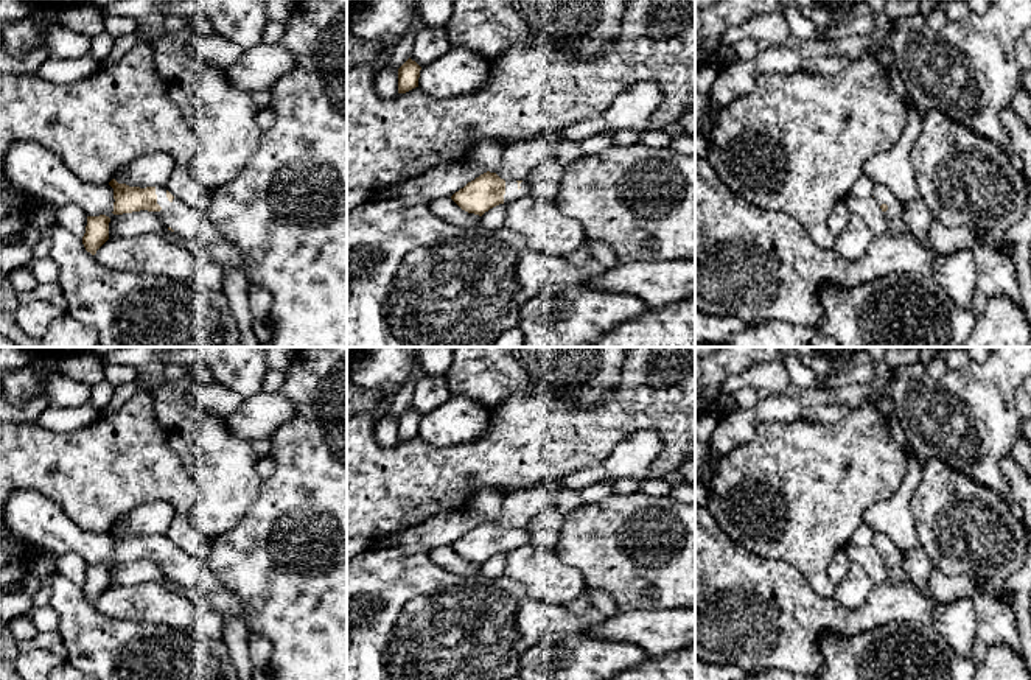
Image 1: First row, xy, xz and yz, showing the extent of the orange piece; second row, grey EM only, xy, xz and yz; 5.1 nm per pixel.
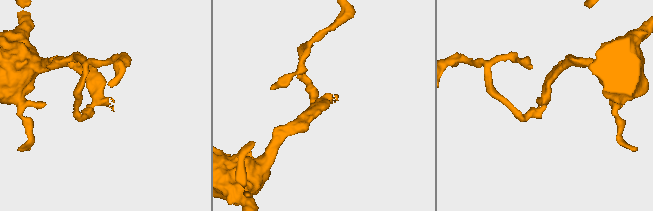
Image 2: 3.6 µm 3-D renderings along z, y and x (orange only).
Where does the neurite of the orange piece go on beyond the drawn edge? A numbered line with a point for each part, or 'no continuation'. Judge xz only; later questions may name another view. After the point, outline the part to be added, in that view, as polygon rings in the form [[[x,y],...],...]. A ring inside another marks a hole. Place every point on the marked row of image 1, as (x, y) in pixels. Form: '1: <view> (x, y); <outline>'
1: xz (512, 192); [[[524,179],[521,184],[518,184],[516,181],[505,181],[504,204],[510,204],[512,201],[529,195],[530,195],[530,185],[527,179]]]

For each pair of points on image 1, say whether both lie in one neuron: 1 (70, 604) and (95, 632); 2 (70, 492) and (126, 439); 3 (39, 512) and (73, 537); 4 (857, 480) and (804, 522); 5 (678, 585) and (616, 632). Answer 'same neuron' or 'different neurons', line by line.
1: same neuron
2: same neuron
3: same neuron
4: same neuron
5: different neurons

